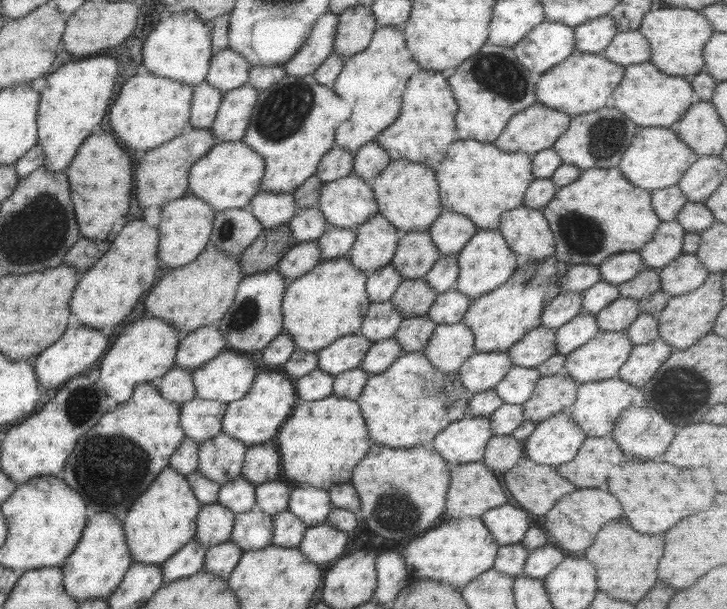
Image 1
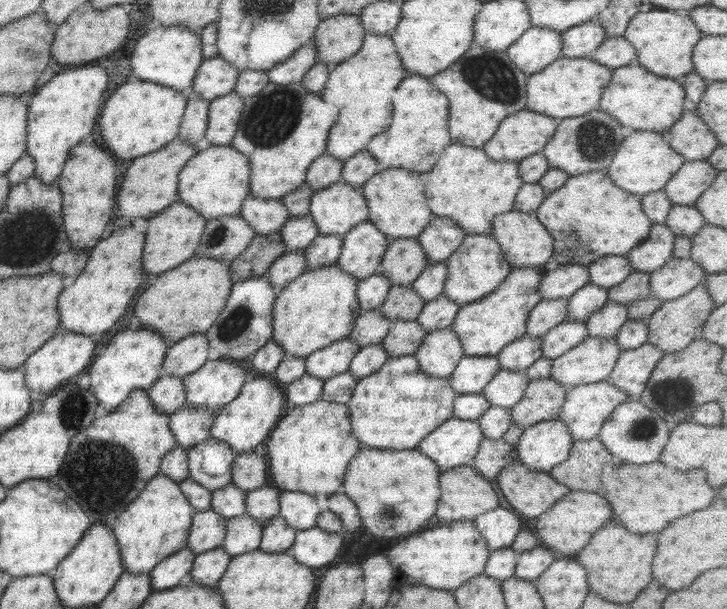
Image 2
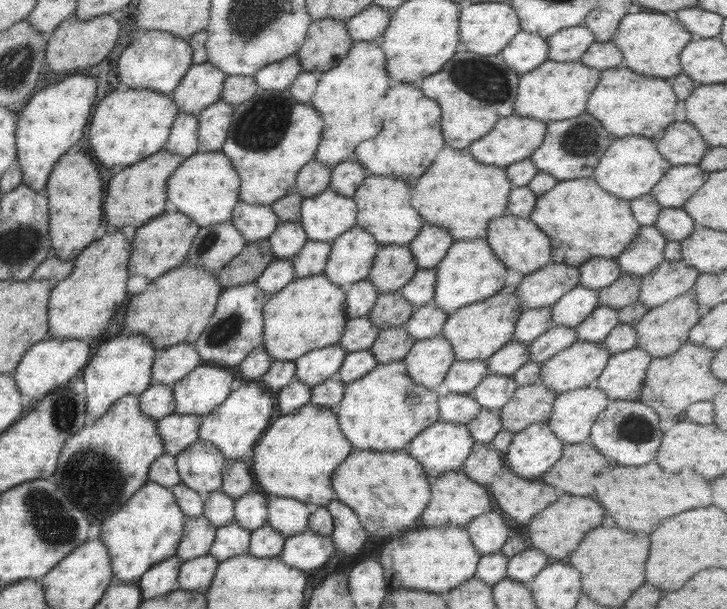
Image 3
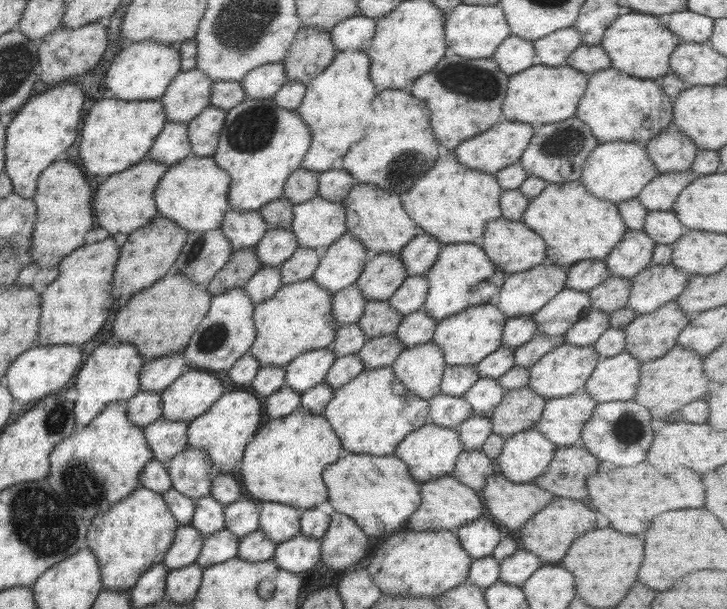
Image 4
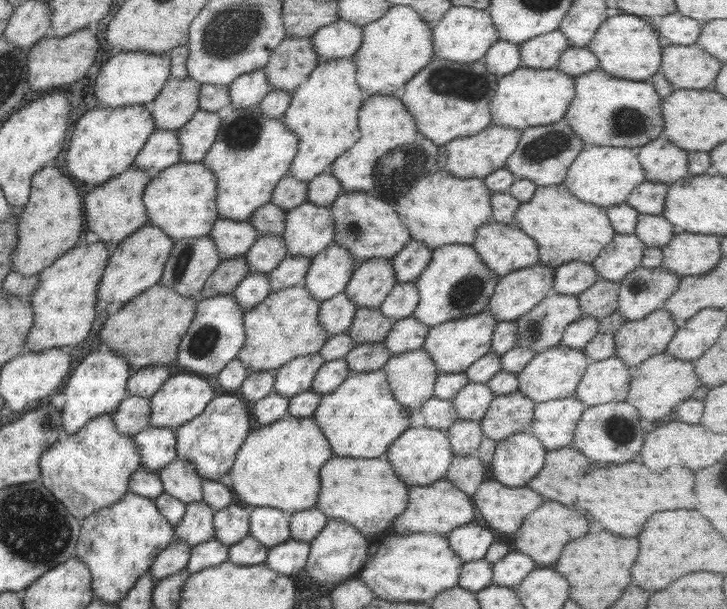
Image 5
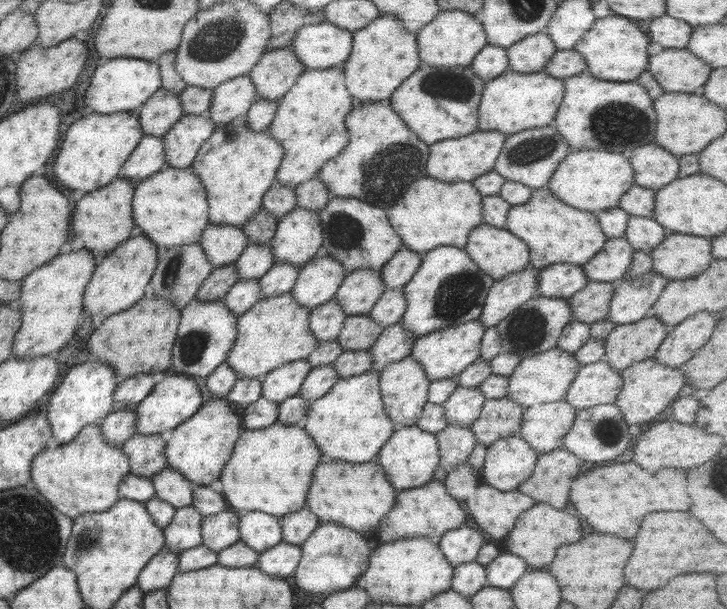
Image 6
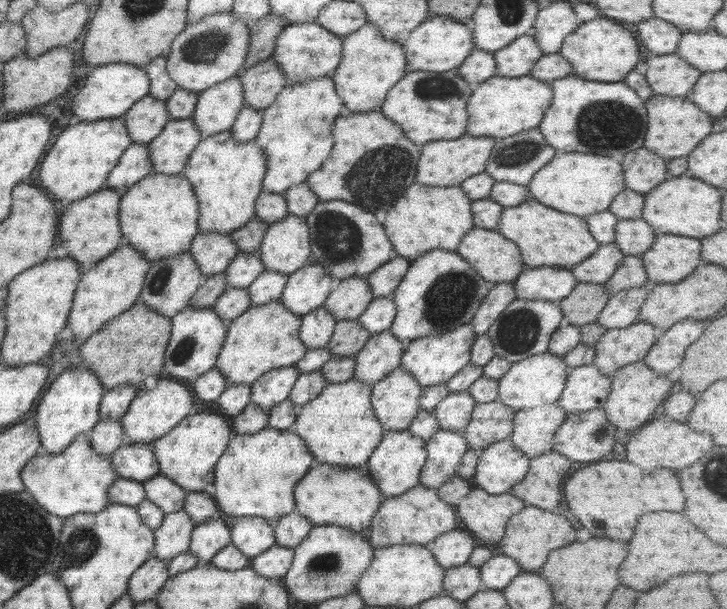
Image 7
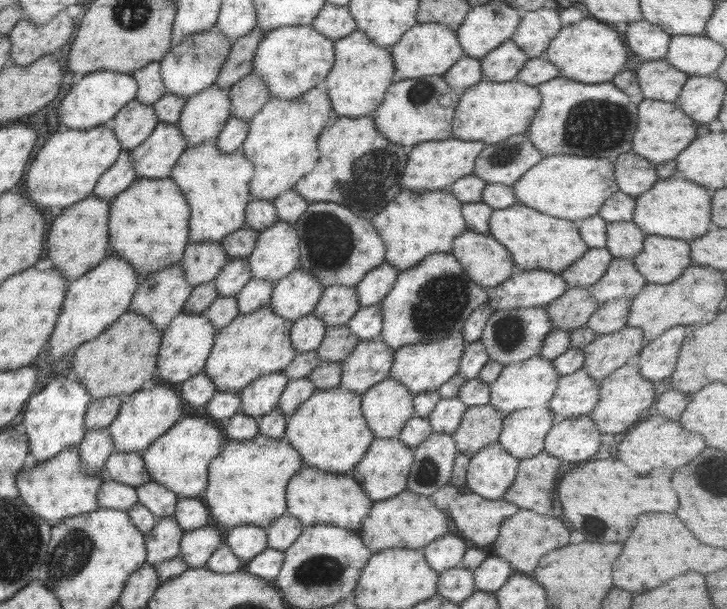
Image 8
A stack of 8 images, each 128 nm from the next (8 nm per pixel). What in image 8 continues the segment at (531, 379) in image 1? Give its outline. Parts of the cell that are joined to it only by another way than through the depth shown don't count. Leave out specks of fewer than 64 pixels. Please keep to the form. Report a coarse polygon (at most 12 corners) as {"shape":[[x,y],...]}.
{"shape":[[456,397],[437,401],[432,432],[450,435],[467,408]]}

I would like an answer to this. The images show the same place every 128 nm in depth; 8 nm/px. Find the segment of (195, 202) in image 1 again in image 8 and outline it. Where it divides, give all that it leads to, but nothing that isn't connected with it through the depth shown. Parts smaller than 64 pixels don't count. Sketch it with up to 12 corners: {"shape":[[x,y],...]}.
{"shape":[[106,256],[68,282],[43,354],[55,360],[128,312],[139,278]]}

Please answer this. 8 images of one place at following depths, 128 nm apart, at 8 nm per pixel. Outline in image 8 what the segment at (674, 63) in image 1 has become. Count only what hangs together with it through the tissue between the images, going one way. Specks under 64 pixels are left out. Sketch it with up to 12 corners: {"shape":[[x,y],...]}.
{"shape":[[609,25],[562,26],[539,57],[563,78],[610,82],[627,50]]}

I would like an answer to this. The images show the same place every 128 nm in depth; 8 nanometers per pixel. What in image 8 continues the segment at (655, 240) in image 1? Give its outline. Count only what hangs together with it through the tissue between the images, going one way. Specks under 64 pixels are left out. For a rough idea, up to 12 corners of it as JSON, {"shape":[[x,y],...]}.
{"shape":[[605,247],[588,249],[559,276],[568,287],[589,288],[612,259]]}

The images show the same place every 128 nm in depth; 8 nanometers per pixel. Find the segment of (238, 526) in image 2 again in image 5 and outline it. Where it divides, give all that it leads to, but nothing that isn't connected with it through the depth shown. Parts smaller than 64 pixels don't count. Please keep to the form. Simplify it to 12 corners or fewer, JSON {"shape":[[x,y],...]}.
{"shape":[[211,538],[192,547],[181,573],[225,562],[228,546]]}

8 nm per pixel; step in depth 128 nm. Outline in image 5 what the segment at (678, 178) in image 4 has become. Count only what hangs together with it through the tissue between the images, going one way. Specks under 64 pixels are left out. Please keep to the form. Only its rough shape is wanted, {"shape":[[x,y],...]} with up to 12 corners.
{"shape":[[643,182],[624,200],[638,214],[659,215],[668,185]]}

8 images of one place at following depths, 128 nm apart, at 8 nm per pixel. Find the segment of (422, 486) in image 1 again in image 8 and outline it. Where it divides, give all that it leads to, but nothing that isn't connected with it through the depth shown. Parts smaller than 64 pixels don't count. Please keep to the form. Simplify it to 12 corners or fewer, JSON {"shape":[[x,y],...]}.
{"shape":[[305,466],[285,514],[304,527],[359,530],[373,503],[344,474]]}

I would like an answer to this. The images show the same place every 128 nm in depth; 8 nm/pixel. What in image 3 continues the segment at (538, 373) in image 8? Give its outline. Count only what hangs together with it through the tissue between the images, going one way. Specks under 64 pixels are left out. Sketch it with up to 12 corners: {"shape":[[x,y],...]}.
{"shape":[[575,341],[542,363],[556,395],[590,387],[610,355]]}

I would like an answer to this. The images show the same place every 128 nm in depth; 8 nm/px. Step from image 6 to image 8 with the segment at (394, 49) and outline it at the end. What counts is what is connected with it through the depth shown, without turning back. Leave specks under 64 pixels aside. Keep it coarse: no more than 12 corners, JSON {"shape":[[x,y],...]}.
{"shape":[[357,31],[333,41],[318,85],[332,112],[371,116],[392,83],[388,48]]}

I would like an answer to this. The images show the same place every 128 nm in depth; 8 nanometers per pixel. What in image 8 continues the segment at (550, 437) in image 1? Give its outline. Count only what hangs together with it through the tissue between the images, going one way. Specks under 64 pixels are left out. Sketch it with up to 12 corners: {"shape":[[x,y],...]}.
{"shape":[[499,444],[470,457],[466,487],[501,499],[519,461]]}

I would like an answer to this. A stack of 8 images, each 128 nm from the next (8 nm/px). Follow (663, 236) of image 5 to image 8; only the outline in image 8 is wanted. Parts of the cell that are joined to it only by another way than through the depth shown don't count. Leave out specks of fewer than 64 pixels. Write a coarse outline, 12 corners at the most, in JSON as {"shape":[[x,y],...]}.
{"shape":[[629,222],[606,223],[605,248],[631,261],[646,234]]}

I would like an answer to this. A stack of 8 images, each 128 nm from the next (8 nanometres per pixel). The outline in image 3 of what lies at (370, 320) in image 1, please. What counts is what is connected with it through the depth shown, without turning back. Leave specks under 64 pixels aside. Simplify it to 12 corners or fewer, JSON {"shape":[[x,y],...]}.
{"shape":[[367,316],[347,318],[337,345],[368,350],[379,331]]}

